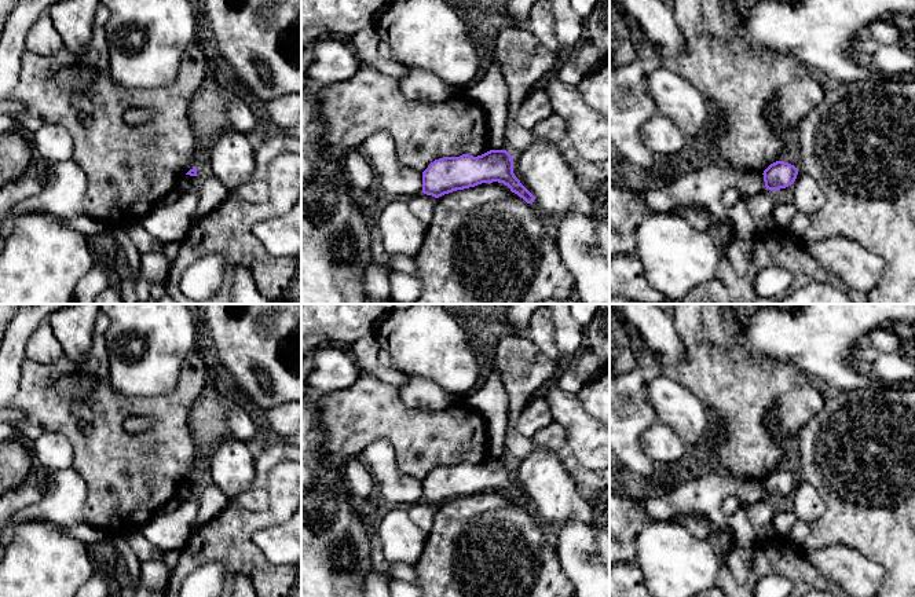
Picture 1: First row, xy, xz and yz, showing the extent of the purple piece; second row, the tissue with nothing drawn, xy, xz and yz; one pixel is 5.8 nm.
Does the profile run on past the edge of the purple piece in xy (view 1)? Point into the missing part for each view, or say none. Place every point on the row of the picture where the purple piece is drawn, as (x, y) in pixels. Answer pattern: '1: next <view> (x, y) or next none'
1: next none

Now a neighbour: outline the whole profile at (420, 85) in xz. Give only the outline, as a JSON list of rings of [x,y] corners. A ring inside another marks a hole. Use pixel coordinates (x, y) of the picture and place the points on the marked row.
[[[405,66],[405,69],[406,73],[399,78],[399,83],[400,83],[400,91],[406,99],[425,103],[443,103],[464,96],[465,88],[446,84],[431,72],[414,69],[410,66]]]

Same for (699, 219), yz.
[[[682,206],[677,209],[676,213],[687,219],[689,224],[699,231],[714,231],[714,220],[711,215],[703,209]]]

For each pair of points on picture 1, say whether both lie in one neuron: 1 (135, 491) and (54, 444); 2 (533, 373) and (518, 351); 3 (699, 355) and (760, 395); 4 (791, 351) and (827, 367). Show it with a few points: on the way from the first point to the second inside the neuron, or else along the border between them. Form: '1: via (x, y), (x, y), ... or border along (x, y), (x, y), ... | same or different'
1: border along (51, 431), (61, 432), (69, 440), (72, 467) | different
2: via (527, 367), (518, 356) | same
3: via (714, 367), (735, 387), (745, 389) | same
4: via (800, 351), (811, 351), (819, 359) | same

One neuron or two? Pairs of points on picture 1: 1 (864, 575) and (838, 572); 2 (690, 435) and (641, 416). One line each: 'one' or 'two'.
1: one
2: two

